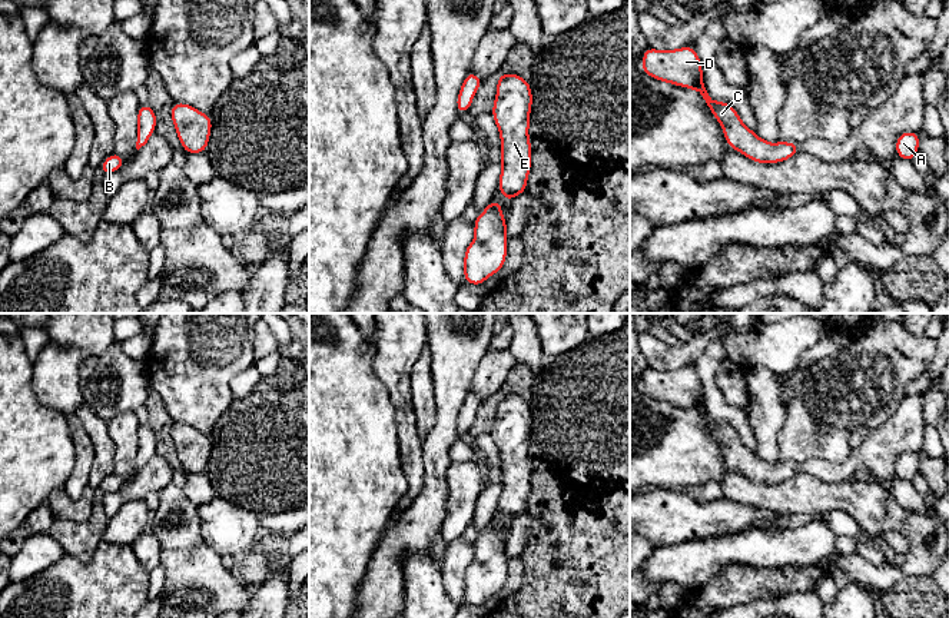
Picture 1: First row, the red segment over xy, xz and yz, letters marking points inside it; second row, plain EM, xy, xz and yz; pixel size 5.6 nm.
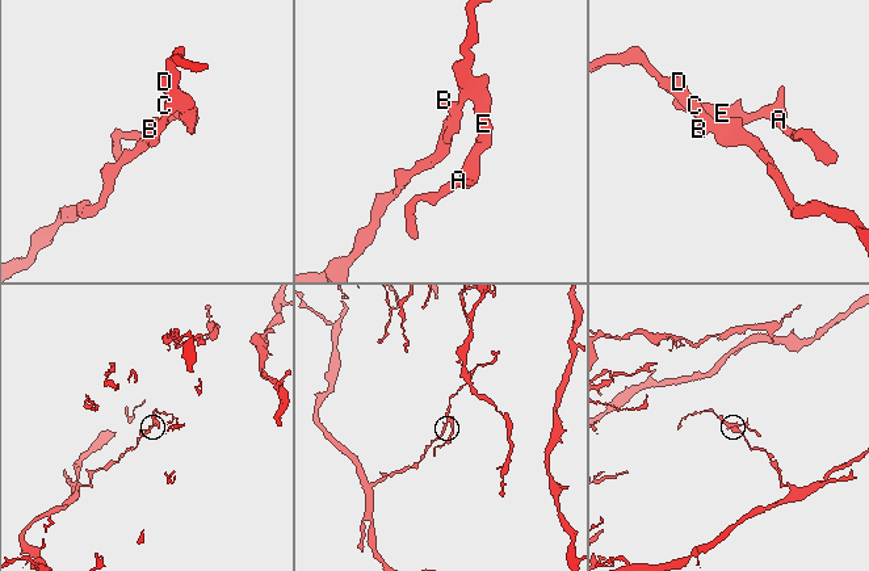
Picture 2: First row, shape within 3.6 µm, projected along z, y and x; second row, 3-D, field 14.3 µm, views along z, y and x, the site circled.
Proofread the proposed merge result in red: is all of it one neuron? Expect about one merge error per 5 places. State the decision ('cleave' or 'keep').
keep

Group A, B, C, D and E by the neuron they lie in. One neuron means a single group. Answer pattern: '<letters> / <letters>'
A B C D E

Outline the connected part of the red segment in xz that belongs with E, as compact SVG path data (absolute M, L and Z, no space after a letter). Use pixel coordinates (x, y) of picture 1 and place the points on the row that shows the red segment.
M498 73L497 82L491 113L501 136L502 172L498 179L498 190L511 202L527 192L532 154L528 137L532 93L530 82L515 73L504 76Z

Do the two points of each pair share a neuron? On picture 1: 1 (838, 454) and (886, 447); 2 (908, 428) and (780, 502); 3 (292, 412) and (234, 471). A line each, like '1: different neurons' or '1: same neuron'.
1: different neurons
2: different neurons
3: same neuron

